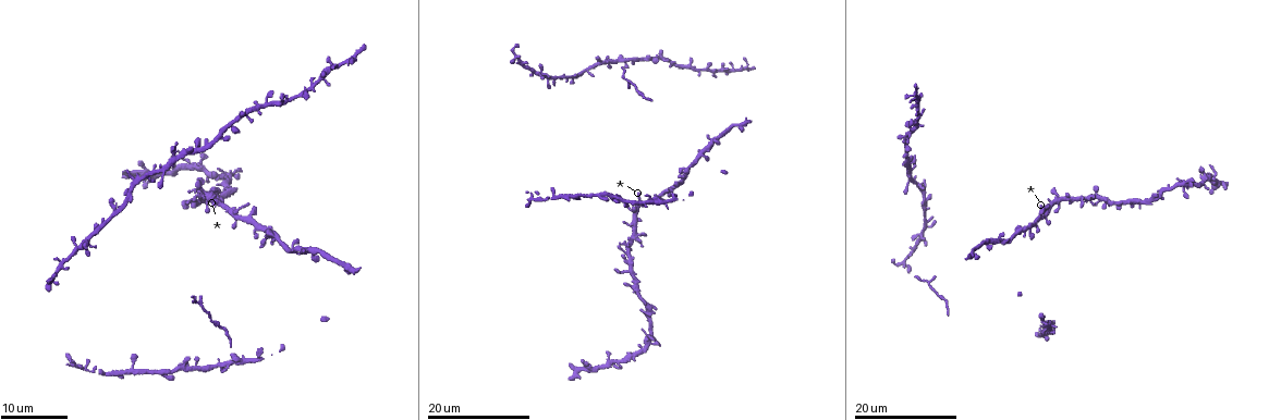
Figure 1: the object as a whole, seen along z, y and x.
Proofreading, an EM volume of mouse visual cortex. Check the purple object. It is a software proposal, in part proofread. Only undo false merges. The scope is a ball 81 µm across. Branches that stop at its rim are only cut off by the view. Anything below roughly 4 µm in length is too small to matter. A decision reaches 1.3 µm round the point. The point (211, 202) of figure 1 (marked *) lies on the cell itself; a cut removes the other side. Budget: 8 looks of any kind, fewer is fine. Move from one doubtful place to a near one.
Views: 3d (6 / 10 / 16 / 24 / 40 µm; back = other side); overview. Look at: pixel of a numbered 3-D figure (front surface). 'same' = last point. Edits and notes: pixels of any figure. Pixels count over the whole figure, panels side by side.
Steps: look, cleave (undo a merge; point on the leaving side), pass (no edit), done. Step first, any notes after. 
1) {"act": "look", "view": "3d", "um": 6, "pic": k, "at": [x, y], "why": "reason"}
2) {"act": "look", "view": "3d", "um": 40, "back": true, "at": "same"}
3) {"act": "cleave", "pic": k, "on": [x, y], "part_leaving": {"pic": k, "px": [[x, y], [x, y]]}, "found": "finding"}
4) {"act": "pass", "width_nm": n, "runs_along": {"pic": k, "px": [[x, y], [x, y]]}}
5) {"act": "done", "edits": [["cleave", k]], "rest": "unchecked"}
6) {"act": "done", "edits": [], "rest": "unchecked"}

{"act": "look", "view": "3d", "um": 16, "pic": 1, "at": [1050, 202], "why": "a fork"}

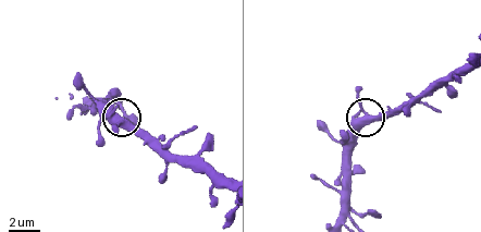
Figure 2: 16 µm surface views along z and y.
{"act": "look", "view": "3d", "um": 10, "pic": 2, "at": [124, 122]}

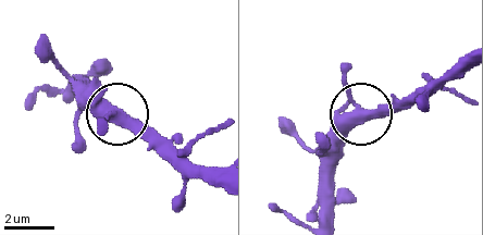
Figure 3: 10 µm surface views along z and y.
{"act": "pass", "side_arm_um": 52, "found": "all the same cell"}

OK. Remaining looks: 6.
{"act": "look", "view": "3d", "um": 16, "pic": 1, "at": [710, 71], "why": "three arms meet"}

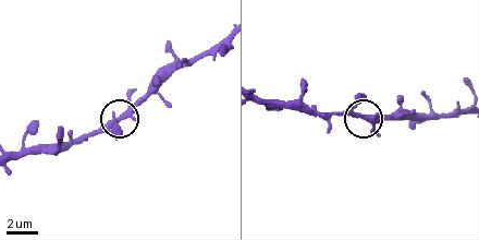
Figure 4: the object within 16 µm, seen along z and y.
{"act": "look", "view": "3d", "um": 10, "pic": 4, "at": [360, 116]}

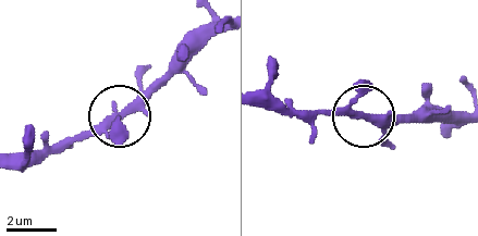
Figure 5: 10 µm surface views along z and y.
{"act": "pass", "arms": 3, "found": "one cell here"}

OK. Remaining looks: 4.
{"act": "look", "view": "3d", "um": 16, "pic": 1, "at": [312, 252], "why": "looks like a crossing"}

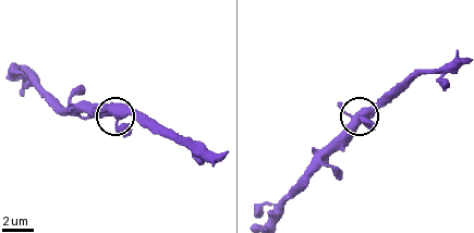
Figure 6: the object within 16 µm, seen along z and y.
{"act": "look", "view": "3d", "um": 6, "pic": 6, "at": [112, 110]}

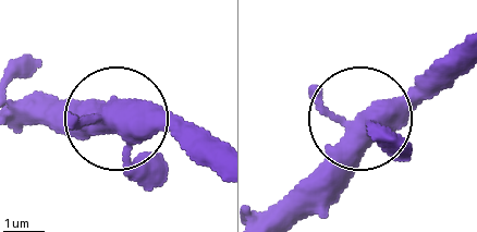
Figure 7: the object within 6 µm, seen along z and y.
{"act": "pass", "side_arm_um": 13, "arms": 4, "found": "all the same cell"}

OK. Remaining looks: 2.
{"act": "look", "view": "3d", "um": 16, "pic": 1, "at": [1028, 229], "why": "four or more arms meet"}

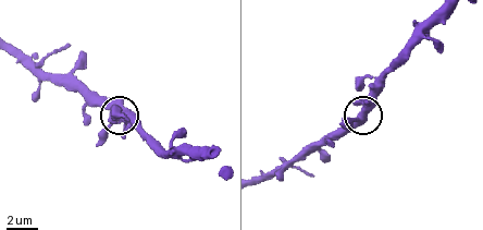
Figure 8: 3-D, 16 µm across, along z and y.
{"act": "look", "view": "3d", "um": 10, "pic": 8, "at": [361, 111], "why": "closer look"}

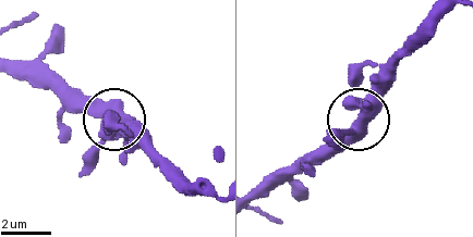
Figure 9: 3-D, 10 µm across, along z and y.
{"act": "pass", "side_arm_um": 41, "found": "all the same cell"}

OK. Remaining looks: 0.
{"act": "done", "edits": [], "rest": "unchecked"}

